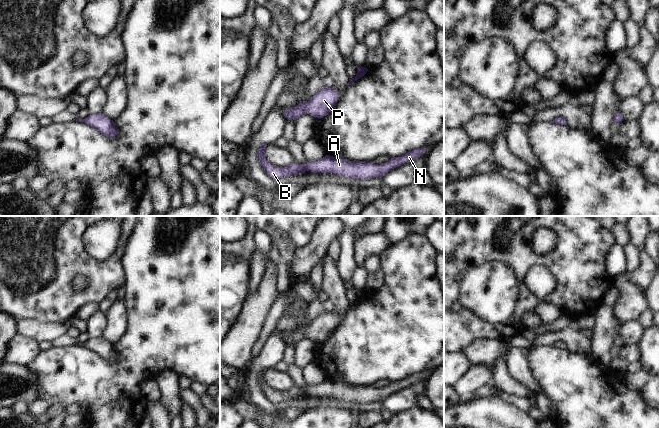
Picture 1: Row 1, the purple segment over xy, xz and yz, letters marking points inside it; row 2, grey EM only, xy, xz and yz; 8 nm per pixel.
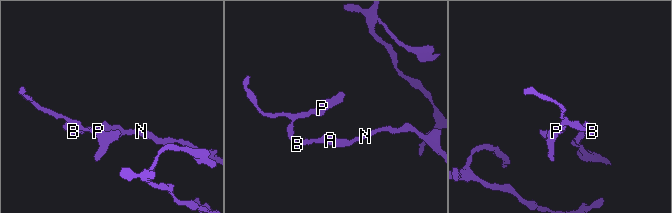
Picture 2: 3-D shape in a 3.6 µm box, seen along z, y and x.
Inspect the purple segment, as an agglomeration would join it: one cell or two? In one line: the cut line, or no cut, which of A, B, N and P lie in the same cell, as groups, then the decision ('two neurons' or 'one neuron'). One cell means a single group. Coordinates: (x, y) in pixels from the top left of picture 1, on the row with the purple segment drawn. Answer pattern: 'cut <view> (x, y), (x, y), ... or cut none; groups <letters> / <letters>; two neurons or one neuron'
cut none; groups A B N P; one neuron

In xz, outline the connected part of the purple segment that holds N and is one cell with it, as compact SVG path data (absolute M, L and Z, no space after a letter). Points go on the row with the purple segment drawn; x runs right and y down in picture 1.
M262 144L257 154L259 163L271 179L280 179L291 175L297 176L306 171L313 173L331 173L345 178L367 180L381 178L392 169L404 165L426 152L425 147L414 149L398 157L391 157L390 161L381 165L372 161L350 161L341 157L326 155L316 161L307 161L305 164L292 163L286 167L275 167L266 160L267 145Z

